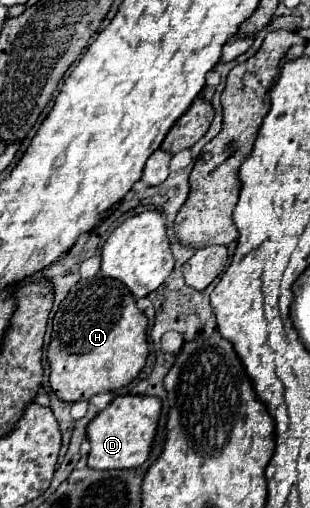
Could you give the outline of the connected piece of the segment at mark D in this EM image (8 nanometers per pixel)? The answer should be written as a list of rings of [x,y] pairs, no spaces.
[[[131,394],[115,396],[109,402],[109,406],[87,424],[87,440],[91,444],[89,468],[121,470],[141,466],[149,456],[159,412],[161,400],[155,396],[131,396]]]

